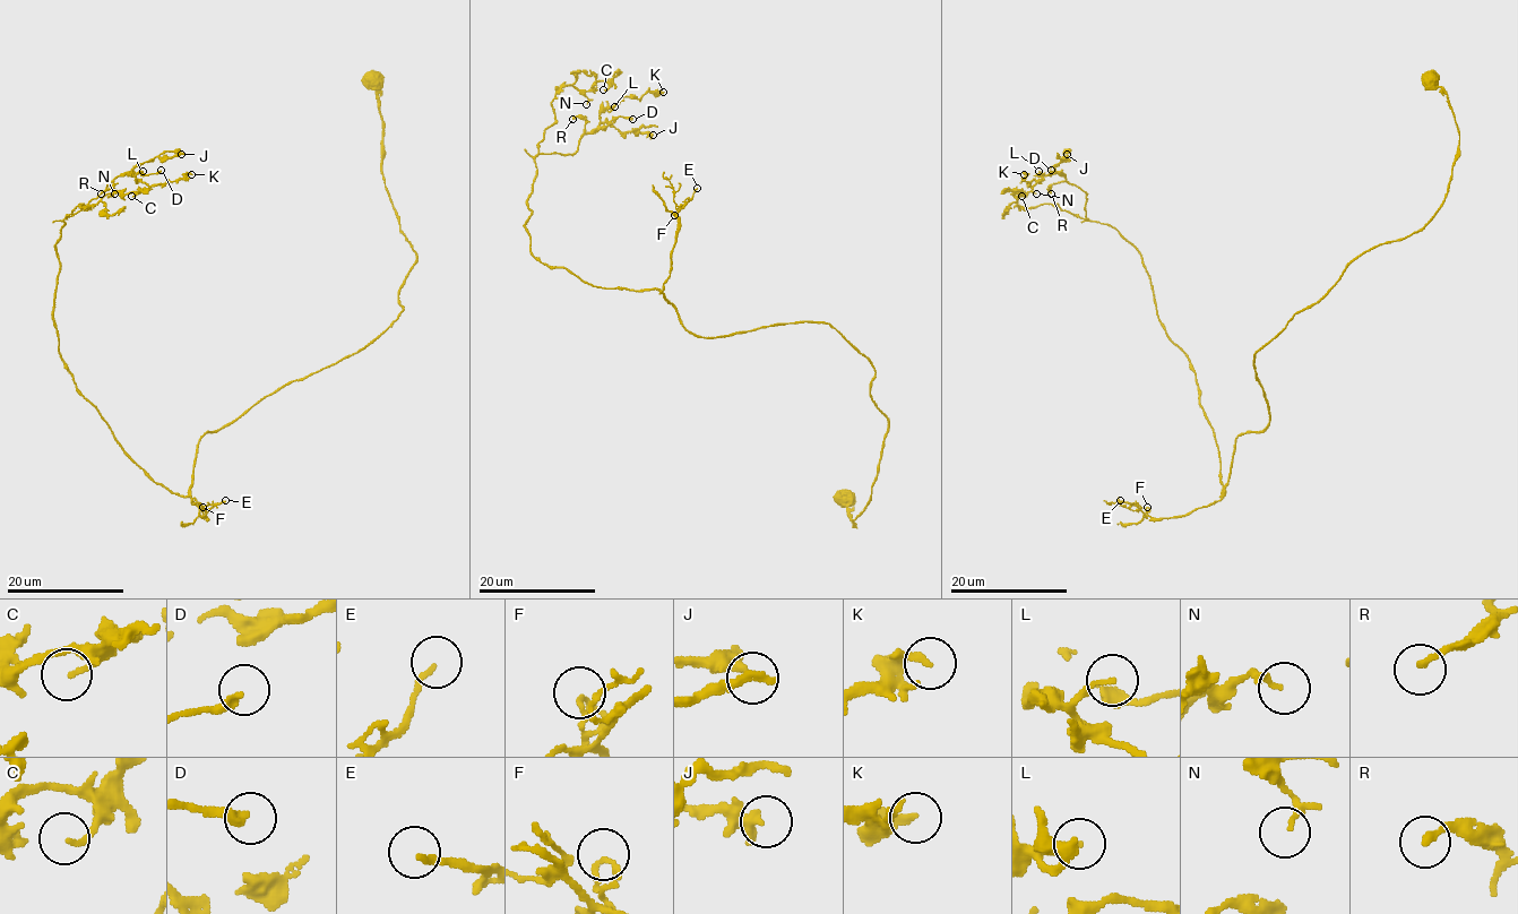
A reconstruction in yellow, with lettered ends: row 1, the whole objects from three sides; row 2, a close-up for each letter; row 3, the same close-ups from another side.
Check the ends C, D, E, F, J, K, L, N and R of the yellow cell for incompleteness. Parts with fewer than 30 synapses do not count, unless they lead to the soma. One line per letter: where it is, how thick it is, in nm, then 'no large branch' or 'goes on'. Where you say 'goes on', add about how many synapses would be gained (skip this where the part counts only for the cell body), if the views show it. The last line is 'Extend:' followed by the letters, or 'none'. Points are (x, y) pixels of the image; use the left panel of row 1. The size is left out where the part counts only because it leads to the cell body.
C: place (131, 196); calibre 150 nm; no large branch
D: place (161, 170); calibre 280 nm; no large branch
E: place (225, 500); calibre 160 nm; no large branch
F: place (203, 507); calibre 180 nm; no large branch
J: place (181, 154); calibre 280 nm; no large branch
K: place (191, 174); calibre 280 nm; no large branch
L: place (143, 171); calibre 130 nm; no large branch
N: place (114, 193); calibre 110 nm; no large branch
R: place (101, 193); calibre 190 nm; no large branch
Extend: none

